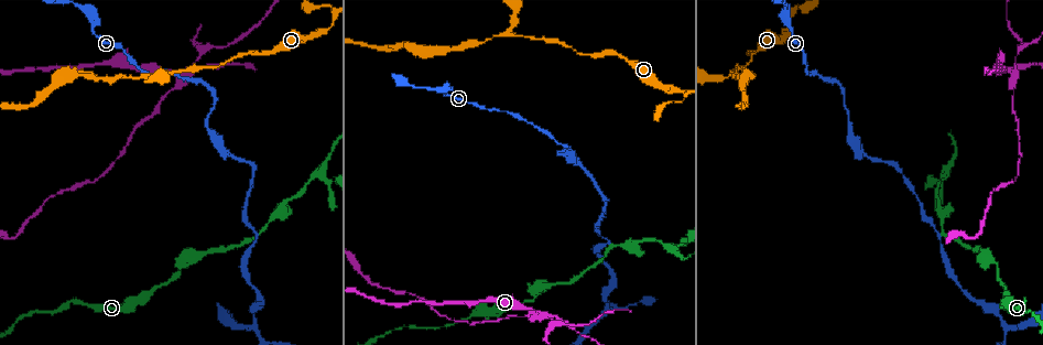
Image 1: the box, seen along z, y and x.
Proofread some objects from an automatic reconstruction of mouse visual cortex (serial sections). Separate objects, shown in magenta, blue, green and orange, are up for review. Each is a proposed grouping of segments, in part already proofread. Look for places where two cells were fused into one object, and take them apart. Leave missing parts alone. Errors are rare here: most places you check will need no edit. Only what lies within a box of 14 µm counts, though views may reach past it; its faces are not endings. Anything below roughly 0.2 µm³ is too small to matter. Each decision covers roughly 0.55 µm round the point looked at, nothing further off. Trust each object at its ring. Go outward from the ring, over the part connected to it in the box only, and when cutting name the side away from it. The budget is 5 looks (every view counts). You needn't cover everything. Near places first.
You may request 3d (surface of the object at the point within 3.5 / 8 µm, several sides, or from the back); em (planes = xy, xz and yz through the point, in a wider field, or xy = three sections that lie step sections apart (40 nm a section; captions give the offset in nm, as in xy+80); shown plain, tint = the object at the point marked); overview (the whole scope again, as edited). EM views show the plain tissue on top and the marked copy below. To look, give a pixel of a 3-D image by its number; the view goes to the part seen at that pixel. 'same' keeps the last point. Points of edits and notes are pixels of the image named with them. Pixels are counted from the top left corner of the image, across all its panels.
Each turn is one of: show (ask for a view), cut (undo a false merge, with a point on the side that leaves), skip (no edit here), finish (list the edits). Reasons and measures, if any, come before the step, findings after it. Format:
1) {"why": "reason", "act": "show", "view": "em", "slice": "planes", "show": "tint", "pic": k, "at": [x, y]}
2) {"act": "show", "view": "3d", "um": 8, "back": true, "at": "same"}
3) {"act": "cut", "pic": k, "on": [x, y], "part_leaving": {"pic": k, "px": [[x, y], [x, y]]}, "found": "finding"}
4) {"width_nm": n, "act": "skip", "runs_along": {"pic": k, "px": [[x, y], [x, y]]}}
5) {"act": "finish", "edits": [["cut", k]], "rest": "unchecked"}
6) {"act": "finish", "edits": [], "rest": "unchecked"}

{"why": "abrupt turn", "act": "show", "view": "3d", "um": 3.5, "pic": 1, "at": [729, 75]}

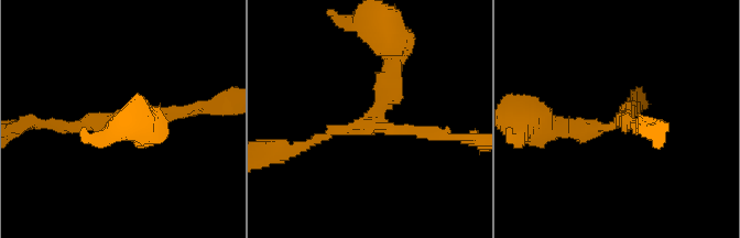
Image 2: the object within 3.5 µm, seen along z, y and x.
{"act": "show", "view": "em", "slice": "xy", "step": 1, "show": "tint", "pic": 2, "at": [374, 127]}

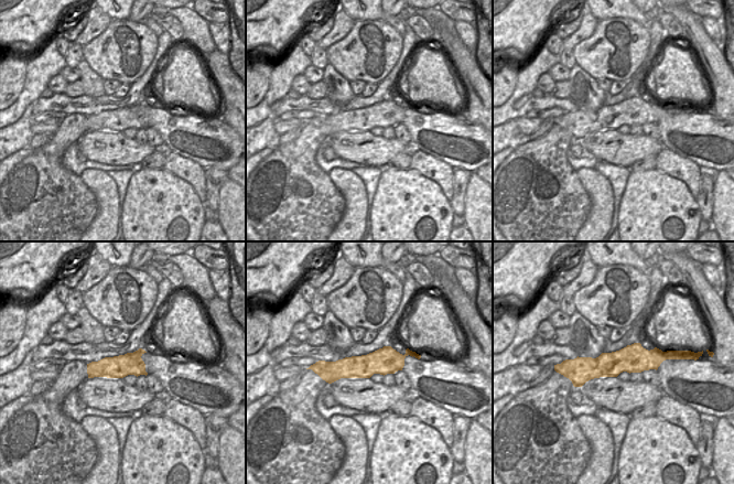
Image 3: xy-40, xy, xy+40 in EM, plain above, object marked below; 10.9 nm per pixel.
{"arm_widths_nm": [150, 150, 300], "act": "skip", "runs_along": {"pic": 2, "px": [[200, 110], [58, 123]]}, "found": "one cell here"}

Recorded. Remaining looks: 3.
{"why": "three arms meet", "act": "show", "view": "3d", "um": 3.5, "pic": 1, "at": [942, 173]}

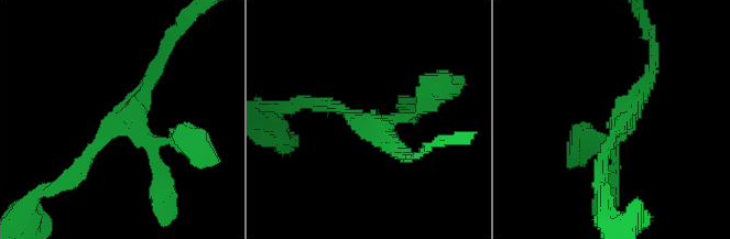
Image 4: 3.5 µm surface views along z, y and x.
{"act": "show", "view": "em", "slice": "xy", "step": 3, "show": "tint", "pic": 4, "at": [619, 122]}

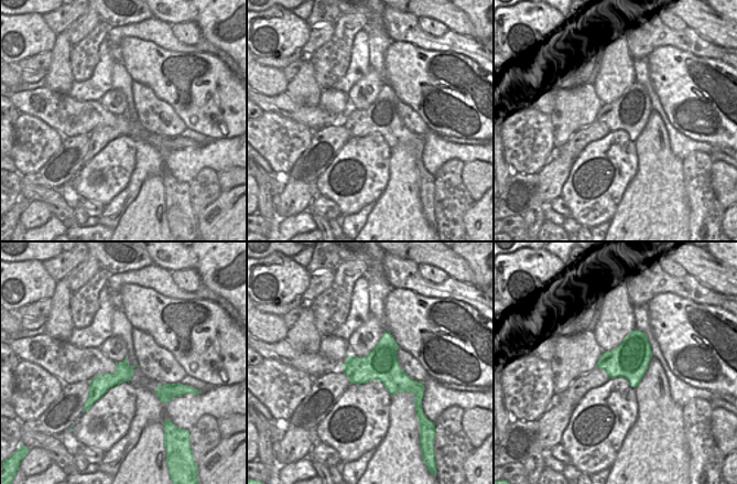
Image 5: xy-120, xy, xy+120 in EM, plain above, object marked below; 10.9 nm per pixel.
{"why": "cut it another way", "act": "show", "view": "em", "slice": "xy", "step": 5, "show": "tint", "at": "same"}

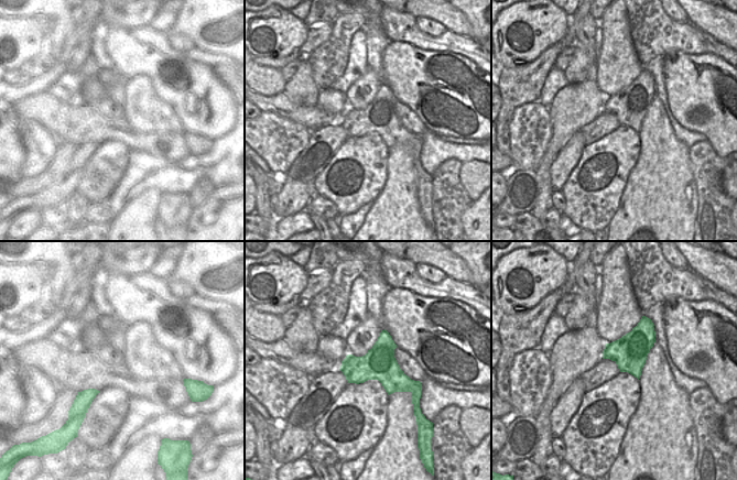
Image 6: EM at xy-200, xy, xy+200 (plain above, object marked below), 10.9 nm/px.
{"act": "skip", "runs_along": {"pic": 4, "px": [[76, 170], [133, 116], [160, 64]]}, "found": "all the same cell"}

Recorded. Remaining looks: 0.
{"act": "finish", "edits": [], "rest": "unchecked"}

